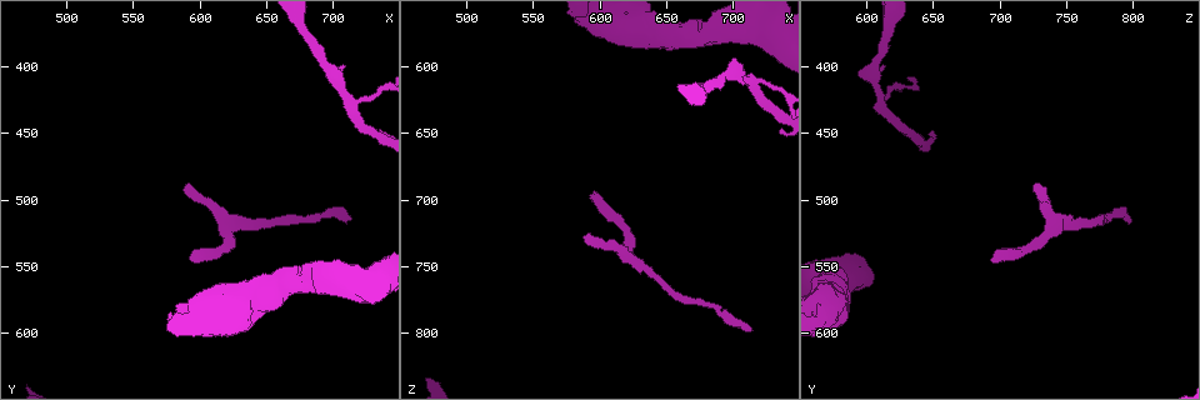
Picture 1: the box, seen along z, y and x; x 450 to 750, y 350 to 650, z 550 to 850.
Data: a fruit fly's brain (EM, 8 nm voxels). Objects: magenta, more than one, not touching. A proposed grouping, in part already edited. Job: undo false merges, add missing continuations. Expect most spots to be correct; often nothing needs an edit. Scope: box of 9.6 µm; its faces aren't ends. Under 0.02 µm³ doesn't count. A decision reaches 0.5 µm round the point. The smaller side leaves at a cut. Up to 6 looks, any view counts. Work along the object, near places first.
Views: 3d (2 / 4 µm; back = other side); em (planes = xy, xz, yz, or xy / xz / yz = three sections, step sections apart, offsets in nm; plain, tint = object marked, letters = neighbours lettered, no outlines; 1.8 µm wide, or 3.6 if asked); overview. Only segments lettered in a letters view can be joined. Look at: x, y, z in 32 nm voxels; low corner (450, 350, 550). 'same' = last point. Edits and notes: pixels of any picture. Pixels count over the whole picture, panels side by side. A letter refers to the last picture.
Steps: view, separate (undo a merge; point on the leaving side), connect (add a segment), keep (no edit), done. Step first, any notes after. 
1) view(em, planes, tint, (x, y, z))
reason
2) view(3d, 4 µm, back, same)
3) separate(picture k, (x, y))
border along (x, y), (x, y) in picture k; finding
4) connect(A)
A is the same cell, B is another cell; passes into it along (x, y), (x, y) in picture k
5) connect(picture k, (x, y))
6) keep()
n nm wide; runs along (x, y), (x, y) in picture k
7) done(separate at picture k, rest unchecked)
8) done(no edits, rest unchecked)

view(3d, 4 µm, (592, 486, 726))
branch stops here

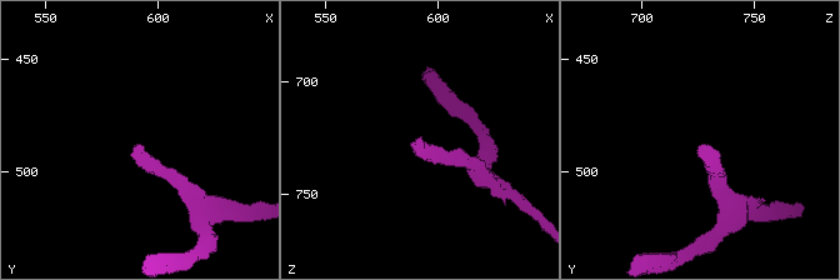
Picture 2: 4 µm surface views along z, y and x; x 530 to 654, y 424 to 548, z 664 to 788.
view(em, xz, step 16, tint, (592, 487, 727))
now the EM

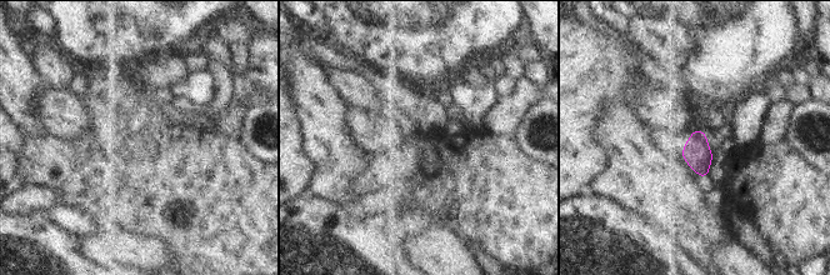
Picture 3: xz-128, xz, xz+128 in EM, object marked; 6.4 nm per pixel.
view(em, xy, step 8, letters, same)
another direction

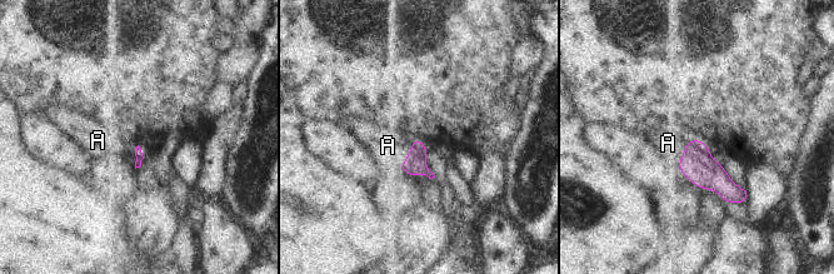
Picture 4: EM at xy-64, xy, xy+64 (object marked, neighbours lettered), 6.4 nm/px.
connect(A)
A is the same cell; passes into it along (414, 165), (409, 153), (388, 145) in picture 4; it goes on there

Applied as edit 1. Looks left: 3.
view(em, planes, letters, (594, 546, 692))
an open end

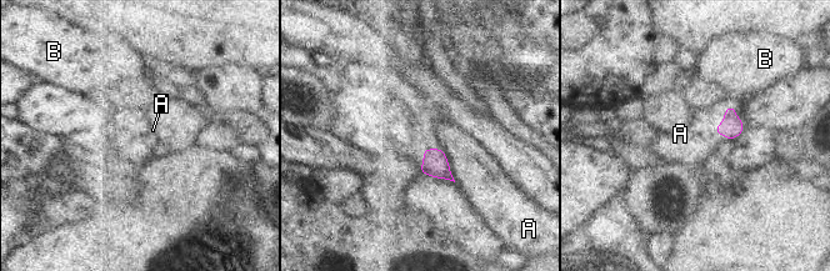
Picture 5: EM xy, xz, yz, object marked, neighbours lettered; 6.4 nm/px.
keep()
A touches over 300 nm; A and B are other cells; no lettered segment goes on from it

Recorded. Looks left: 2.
view(3d, 2 µm, (714, 512, 798))
thin end

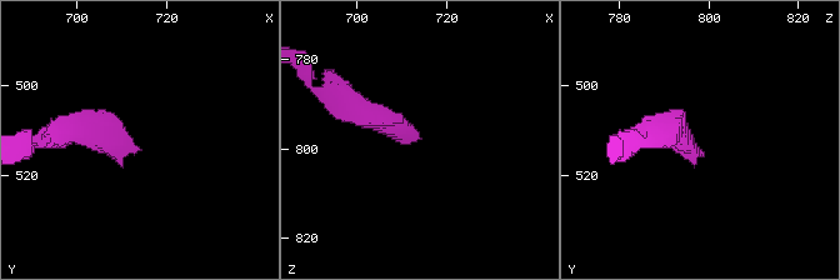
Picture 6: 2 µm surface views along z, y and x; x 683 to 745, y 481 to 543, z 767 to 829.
view(em, planes, letters, (714, 515, 798))

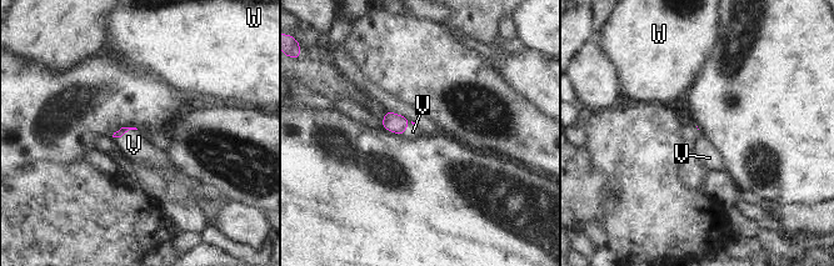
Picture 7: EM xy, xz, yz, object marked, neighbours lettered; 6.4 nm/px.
connect(V)
V is the same cell, W is another cell; passes into it along (123, 130), (124, 132), (134, 145) in picture 7; it goes on there

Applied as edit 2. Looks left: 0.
done(connect at picture 4, connect at picture 7, rest unchecked)

